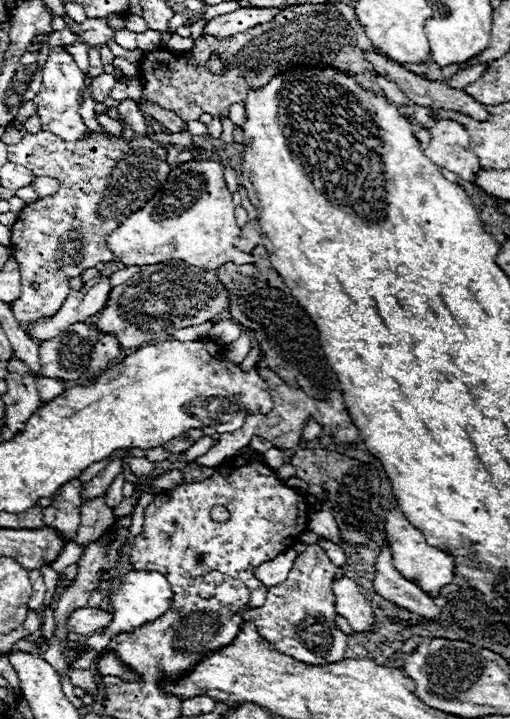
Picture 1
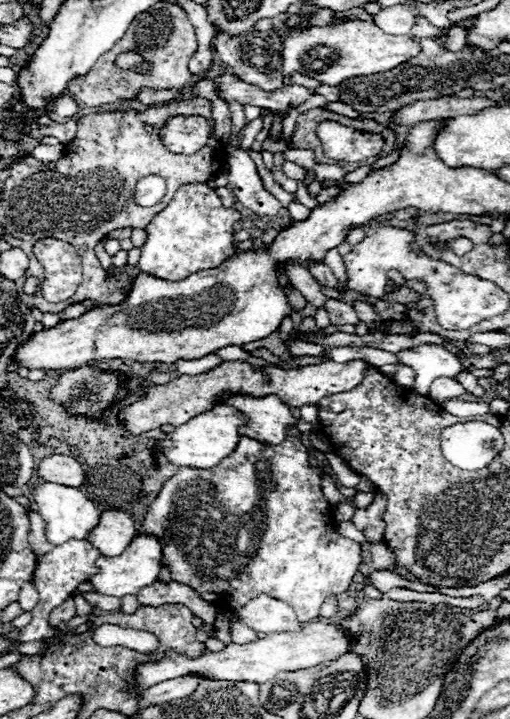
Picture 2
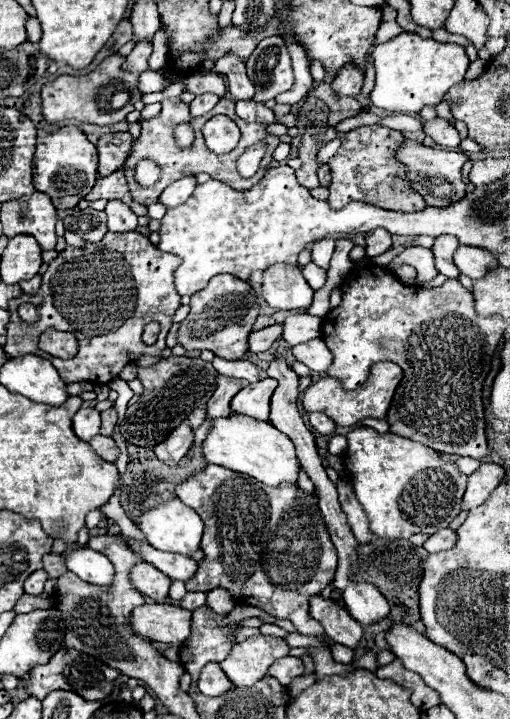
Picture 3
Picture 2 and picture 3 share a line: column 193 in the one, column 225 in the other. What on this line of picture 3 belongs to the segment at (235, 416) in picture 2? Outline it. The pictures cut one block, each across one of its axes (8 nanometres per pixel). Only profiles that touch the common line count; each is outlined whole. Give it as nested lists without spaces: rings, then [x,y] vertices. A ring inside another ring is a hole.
[[[228,416],[212,422],[214,426],[204,440],[204,456],[210,464],[218,464],[228,470],[248,474],[272,488],[278,488],[282,484],[296,486],[300,462],[296,458],[294,444],[292,440],[288,440],[288,436],[272,428],[272,424],[248,416]]]

